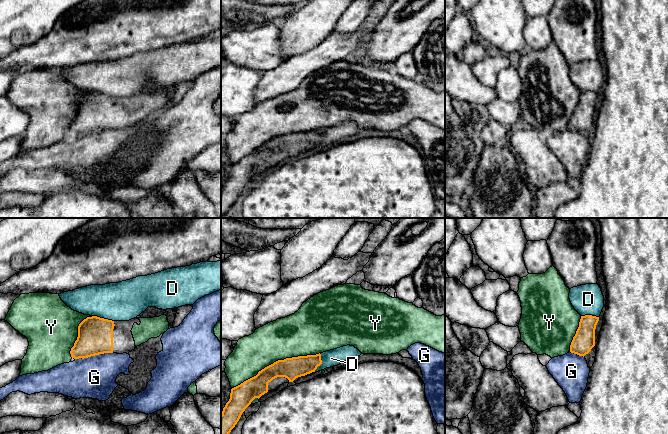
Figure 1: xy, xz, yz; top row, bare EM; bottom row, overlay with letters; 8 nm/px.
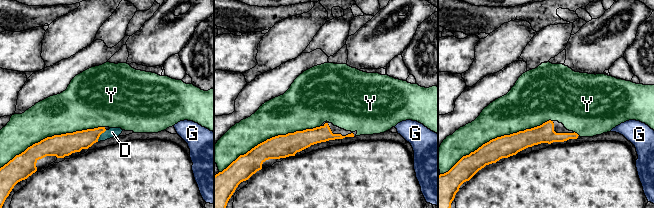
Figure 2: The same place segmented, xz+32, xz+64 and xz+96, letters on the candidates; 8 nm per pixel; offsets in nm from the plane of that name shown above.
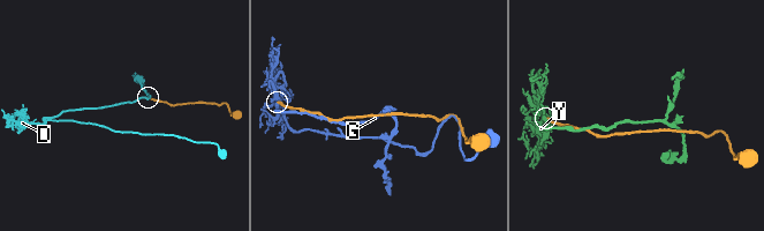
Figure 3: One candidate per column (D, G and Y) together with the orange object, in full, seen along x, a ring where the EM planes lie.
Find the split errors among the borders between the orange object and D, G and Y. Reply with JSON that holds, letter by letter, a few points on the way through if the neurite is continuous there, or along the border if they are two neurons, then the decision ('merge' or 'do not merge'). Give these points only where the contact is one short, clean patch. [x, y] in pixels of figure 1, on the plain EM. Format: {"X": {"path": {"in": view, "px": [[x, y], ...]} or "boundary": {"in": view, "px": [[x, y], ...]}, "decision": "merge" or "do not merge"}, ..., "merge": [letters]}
{"D": {"decision": "do not merge"}, "G": {"boundary": {"in": "xy", "px": [[112, 128], [75, 135]]}, "decision": "do not merge"}, "Y": {"decision": "merge"}, "merge": ["Y"]}

